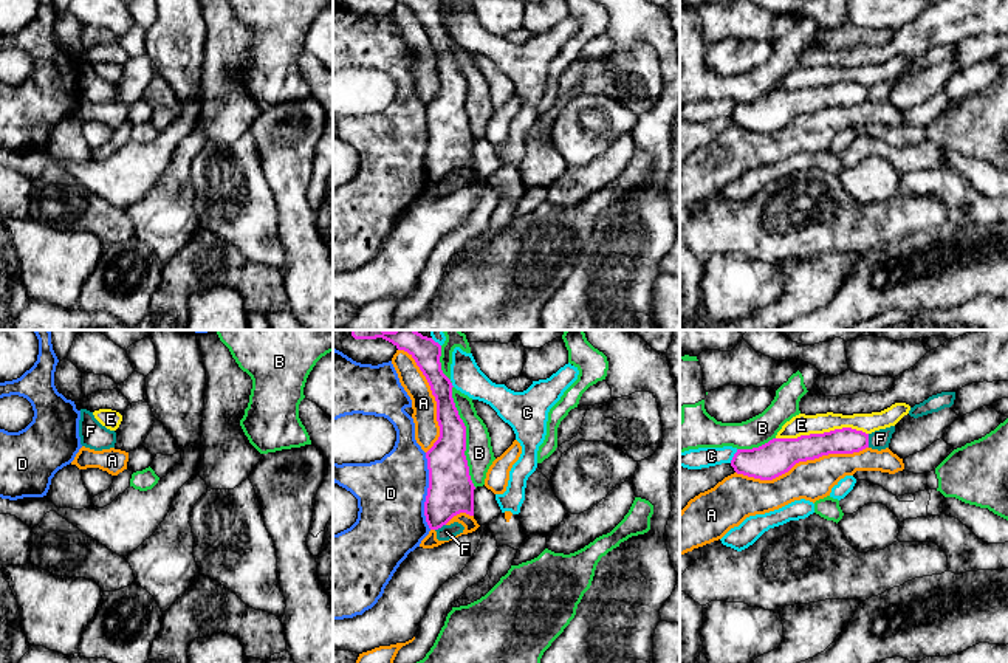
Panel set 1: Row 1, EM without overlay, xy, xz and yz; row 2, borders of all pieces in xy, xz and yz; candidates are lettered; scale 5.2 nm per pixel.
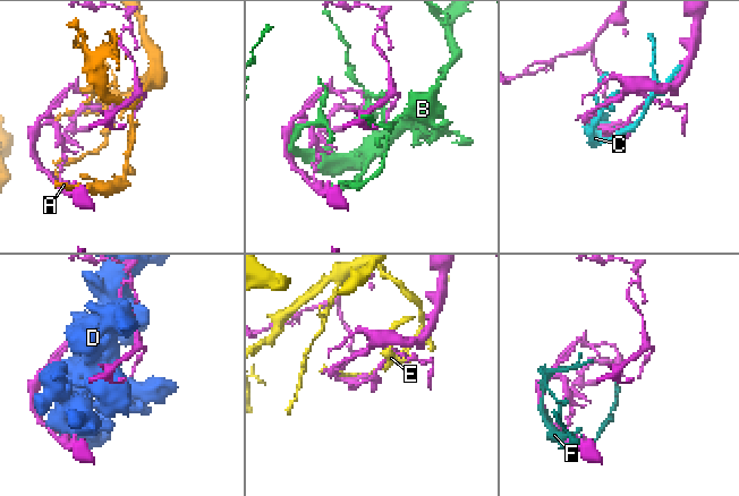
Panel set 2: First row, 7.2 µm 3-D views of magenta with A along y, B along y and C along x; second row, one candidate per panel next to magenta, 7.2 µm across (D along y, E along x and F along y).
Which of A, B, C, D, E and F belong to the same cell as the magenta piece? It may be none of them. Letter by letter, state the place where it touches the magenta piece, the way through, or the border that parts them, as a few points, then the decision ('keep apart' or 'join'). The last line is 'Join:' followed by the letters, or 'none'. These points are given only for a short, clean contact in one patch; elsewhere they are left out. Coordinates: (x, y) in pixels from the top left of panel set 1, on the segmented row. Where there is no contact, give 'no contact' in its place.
A: meets magenta in yz at (801, 460); keep apart
B: meets magenta in xz at (465, 437); keep apart
C: meets magenta in yz at (734, 456); keep apart
D: meets magenta in xz at (428, 491); keep apart
E: meets magenta in yz at (821, 434); keep apart
F: meets magenta in yz at (867, 440); keep apart
Join: none

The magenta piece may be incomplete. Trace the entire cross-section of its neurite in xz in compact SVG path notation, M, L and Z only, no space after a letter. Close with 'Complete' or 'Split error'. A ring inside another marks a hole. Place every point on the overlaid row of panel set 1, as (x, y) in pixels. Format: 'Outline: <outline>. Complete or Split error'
Outline: M351 330L355 339L382 338L407 352L426 376L437 401L440 437L426 452L429 488L424 516L430 530L446 525L454 516L474 516L474 483L469 476L466 426L452 398L452 383L441 370L441 345L417 330Z. Complete

